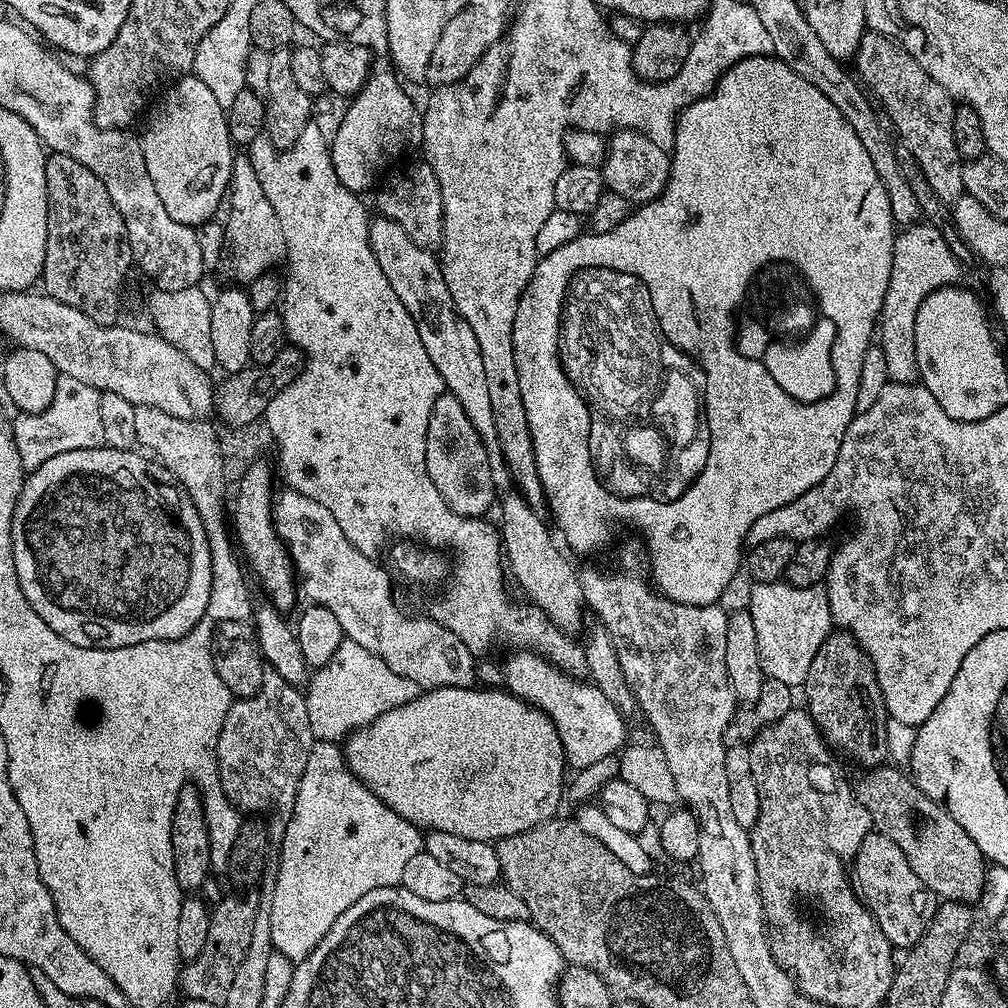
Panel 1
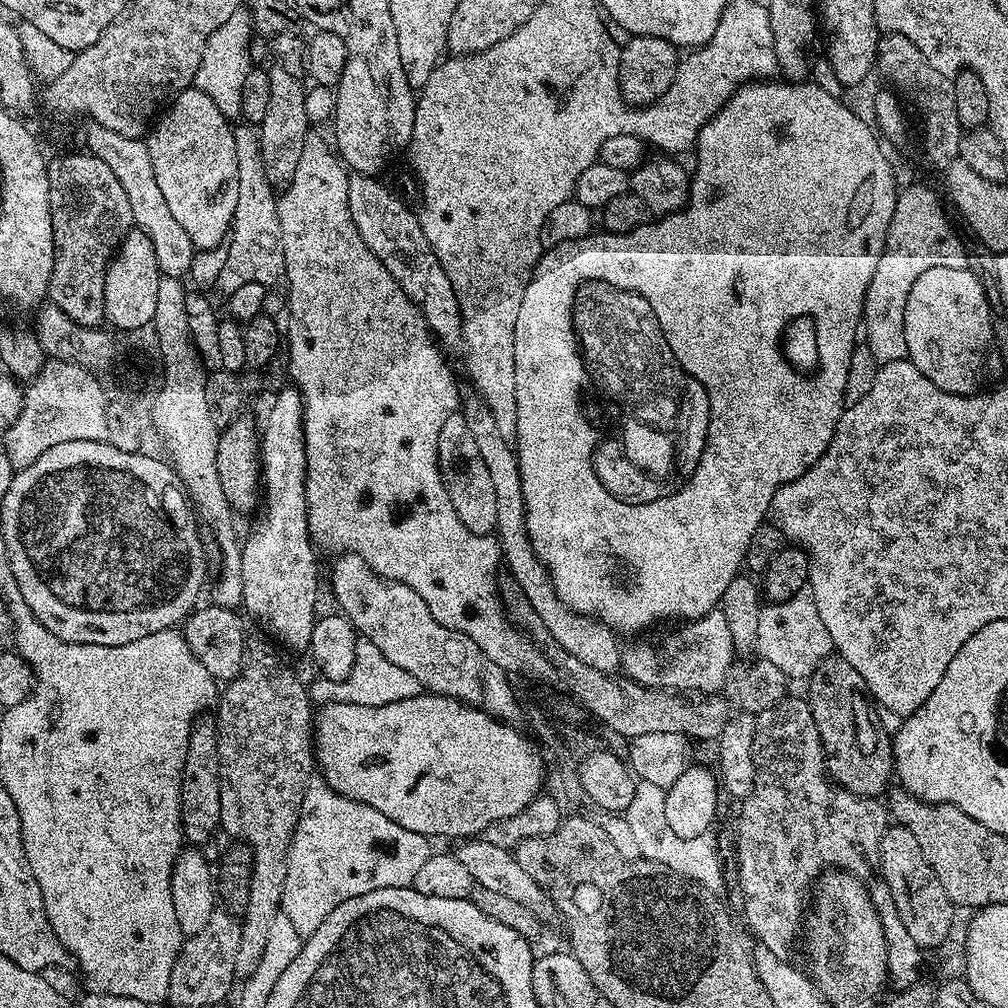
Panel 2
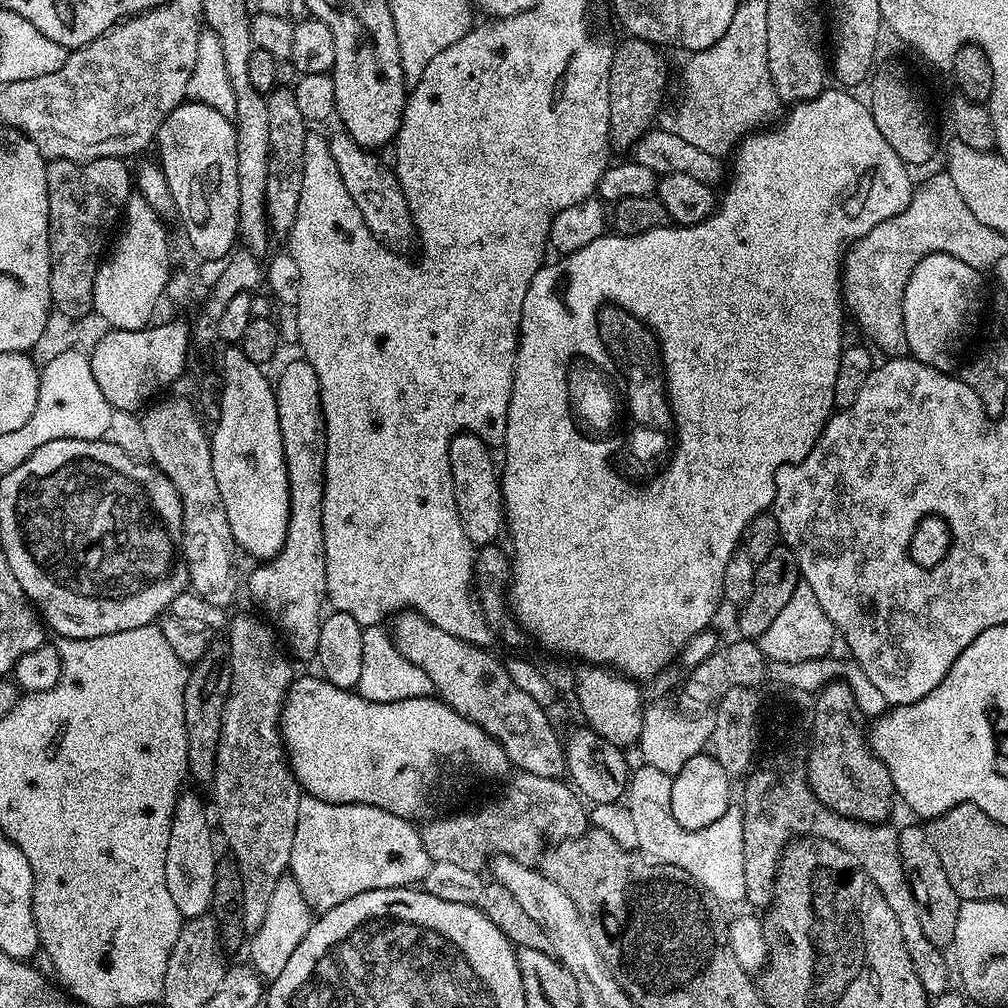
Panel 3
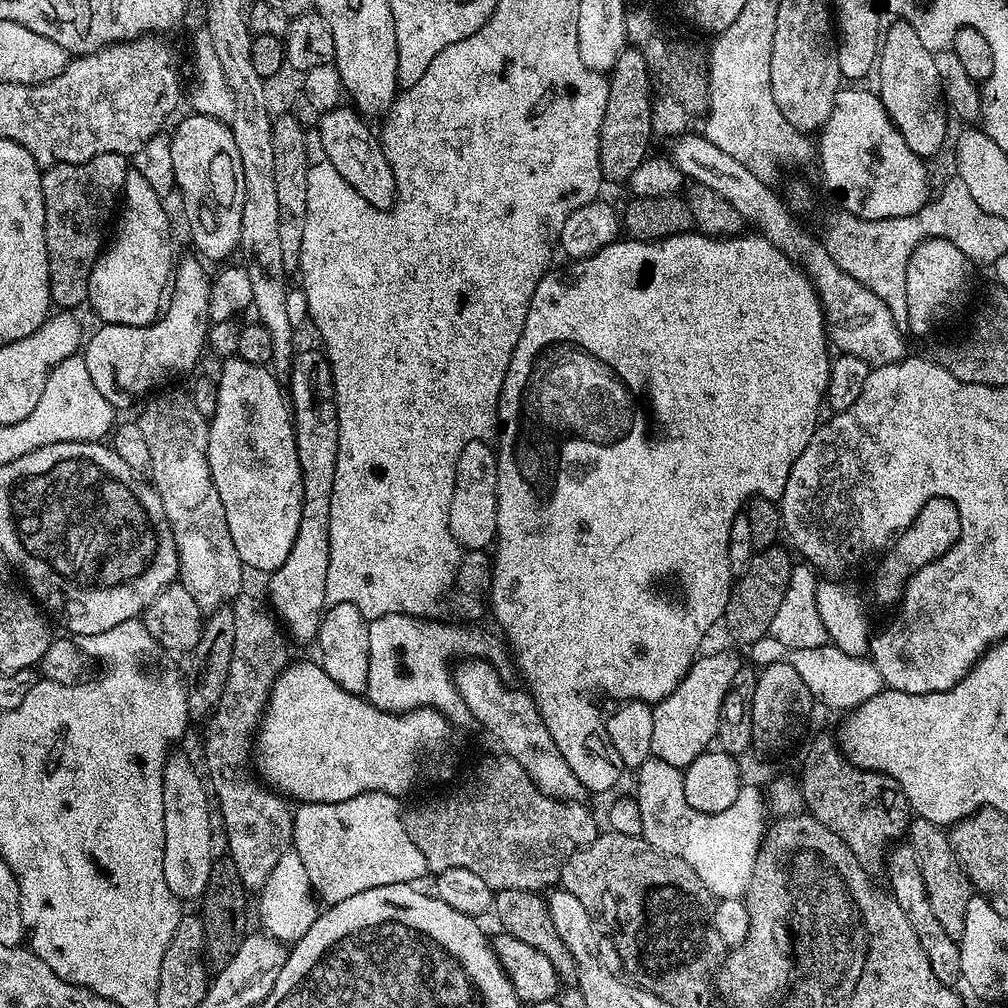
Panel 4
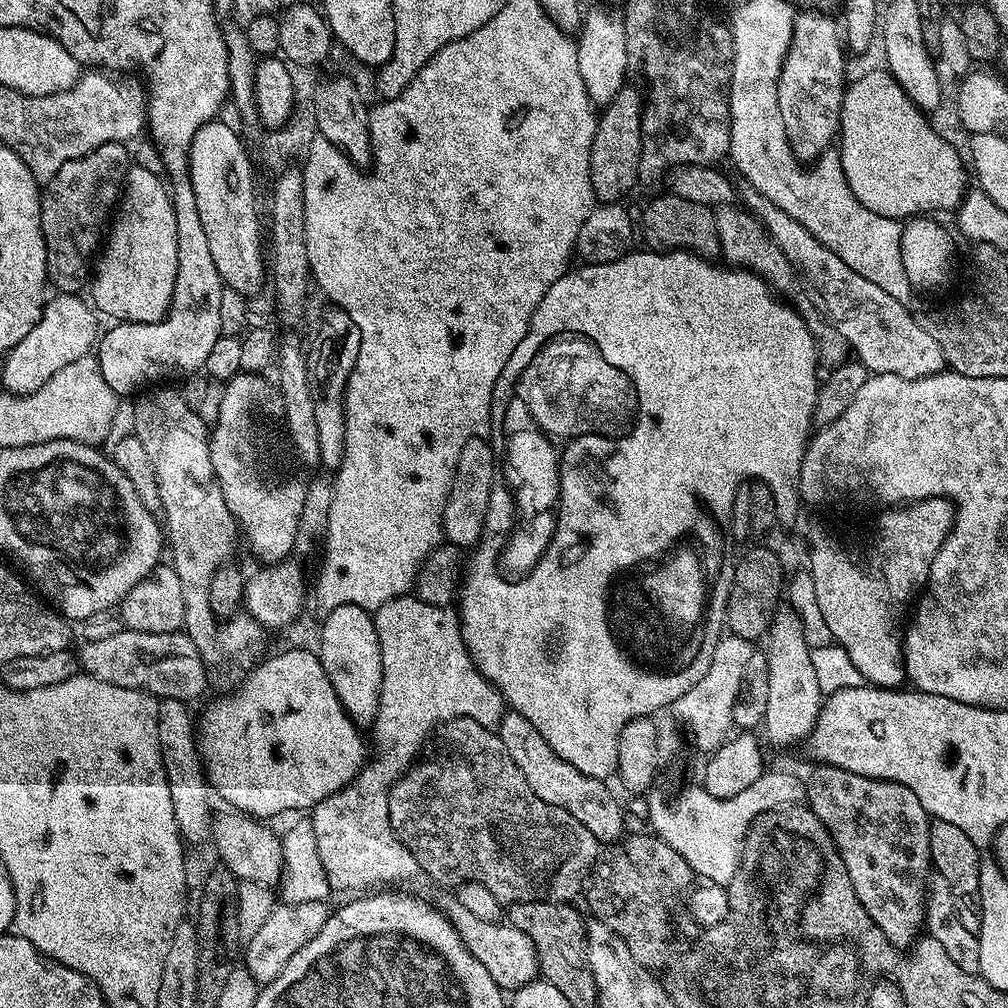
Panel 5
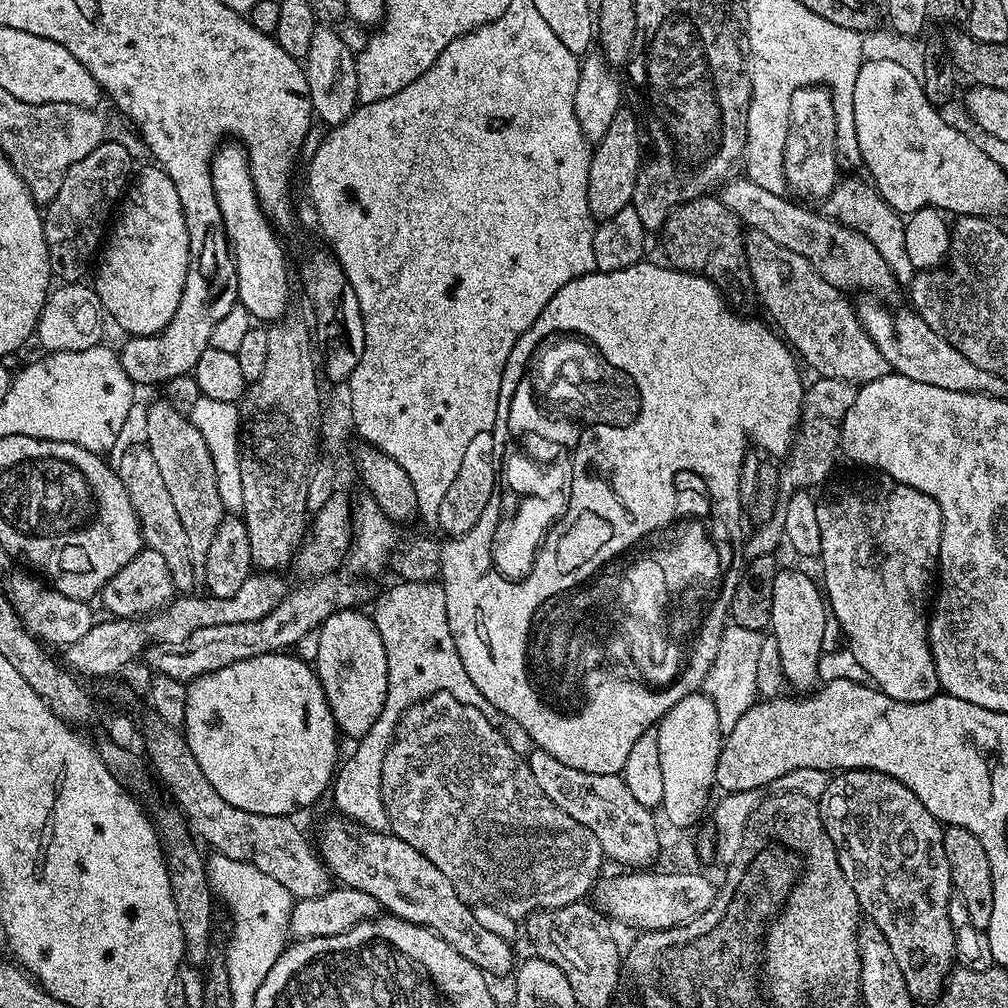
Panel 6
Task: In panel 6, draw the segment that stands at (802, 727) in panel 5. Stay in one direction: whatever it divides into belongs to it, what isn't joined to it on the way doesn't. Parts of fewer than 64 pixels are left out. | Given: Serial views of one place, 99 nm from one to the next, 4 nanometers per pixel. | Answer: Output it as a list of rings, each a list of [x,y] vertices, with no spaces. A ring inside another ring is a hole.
[[[779,569],[774,578],[771,622],[768,628],[770,634],[775,638],[775,644],[778,646],[781,672],[784,675],[785,681],[795,687],[793,688],[795,691],[809,691],[817,683],[819,658],[824,652],[822,648],[822,635],[827,619],[828,610],[826,602],[817,581],[815,584],[806,573],[798,570]]]

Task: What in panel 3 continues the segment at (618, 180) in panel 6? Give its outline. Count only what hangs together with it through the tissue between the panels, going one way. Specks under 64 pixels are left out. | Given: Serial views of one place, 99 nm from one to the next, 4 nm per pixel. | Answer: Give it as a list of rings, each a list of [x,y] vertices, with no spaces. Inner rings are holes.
[[[624,38],[620,45],[615,45],[612,53],[612,61],[610,62],[610,140],[613,145],[616,144],[620,148],[631,149],[638,141],[644,137],[647,132],[657,123],[656,115],[660,112],[660,103],[664,100],[664,87],[668,84],[668,68],[664,65],[664,60],[660,57],[661,49],[655,44],[651,44],[648,40],[638,40],[635,38]]]

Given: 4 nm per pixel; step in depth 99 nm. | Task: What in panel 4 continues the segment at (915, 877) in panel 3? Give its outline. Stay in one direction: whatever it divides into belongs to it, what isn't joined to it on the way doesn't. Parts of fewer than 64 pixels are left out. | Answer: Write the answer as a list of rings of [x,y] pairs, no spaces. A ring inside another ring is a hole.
[[[916,816],[908,825],[906,840],[912,843],[911,855],[914,857],[915,867],[916,864],[920,867],[917,868],[918,874],[922,878],[928,901],[934,910],[934,918],[947,936],[959,938],[966,918],[966,906],[974,895],[974,888],[969,884],[964,869],[956,859],[952,843],[948,840],[948,832],[941,825]]]

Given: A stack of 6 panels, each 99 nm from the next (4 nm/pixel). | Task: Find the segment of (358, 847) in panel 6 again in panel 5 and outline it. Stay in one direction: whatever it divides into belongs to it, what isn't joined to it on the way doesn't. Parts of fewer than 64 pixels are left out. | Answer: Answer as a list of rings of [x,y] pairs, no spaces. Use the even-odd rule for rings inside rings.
[[[448,898],[442,905],[442,911],[454,926],[458,938],[462,938],[466,950],[470,950],[470,954],[474,954],[474,958],[482,962],[482,967],[489,972],[490,978],[494,978],[496,985],[504,989],[505,993],[517,992],[522,986],[537,979],[540,963],[536,957],[534,942],[530,942],[530,938],[526,938],[522,930],[507,922],[486,922],[486,918],[477,918],[454,898]]]

